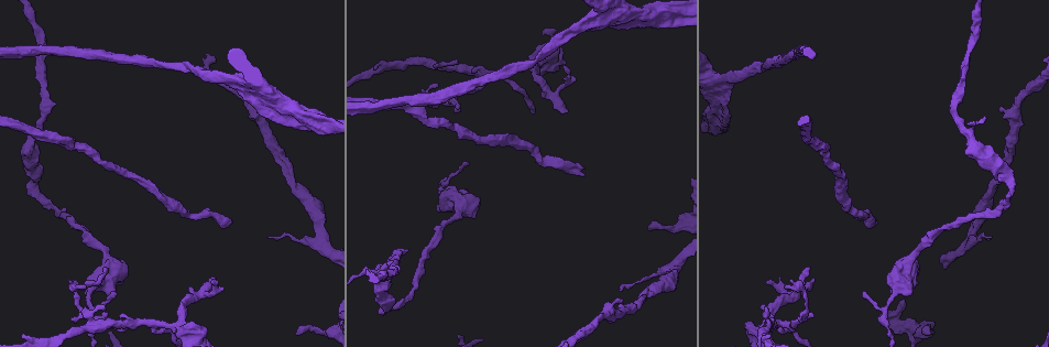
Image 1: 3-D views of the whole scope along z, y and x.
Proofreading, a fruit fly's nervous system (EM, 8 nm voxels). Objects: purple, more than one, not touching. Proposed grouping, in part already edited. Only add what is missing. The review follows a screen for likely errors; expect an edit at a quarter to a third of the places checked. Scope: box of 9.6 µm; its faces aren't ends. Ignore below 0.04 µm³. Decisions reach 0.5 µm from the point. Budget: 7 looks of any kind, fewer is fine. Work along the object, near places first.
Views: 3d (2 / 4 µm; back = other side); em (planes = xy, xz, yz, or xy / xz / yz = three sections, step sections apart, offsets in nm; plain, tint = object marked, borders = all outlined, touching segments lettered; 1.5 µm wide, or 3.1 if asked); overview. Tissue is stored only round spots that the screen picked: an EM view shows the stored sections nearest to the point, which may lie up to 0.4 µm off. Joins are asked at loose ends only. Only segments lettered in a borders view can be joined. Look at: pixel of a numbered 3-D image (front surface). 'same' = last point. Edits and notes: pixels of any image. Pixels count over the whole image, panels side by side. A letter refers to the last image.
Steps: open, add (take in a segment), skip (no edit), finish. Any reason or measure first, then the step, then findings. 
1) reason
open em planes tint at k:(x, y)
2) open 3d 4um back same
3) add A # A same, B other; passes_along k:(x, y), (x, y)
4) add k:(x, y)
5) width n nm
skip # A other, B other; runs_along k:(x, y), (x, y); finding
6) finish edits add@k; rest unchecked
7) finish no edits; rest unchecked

free end
open 3d 2um at 1:(117, 293)

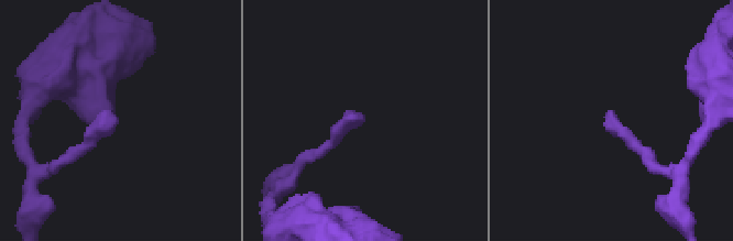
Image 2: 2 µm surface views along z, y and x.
shape alone is not enough
open em yz step 4 tint at 2:(608, 120)

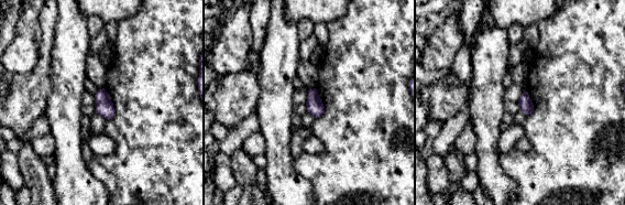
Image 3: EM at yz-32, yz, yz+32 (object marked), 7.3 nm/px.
another direction
open em planes borders same

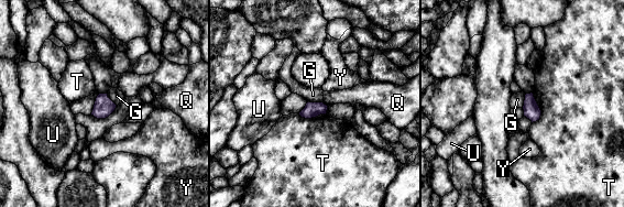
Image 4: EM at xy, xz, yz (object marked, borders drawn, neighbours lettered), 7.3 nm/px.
skip # G other, Q other, T other, U other, Y other; border 4:(308, 100), (324, 102), (328, 106); no lettered segment goes on from it

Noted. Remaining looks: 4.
branch stops here
open em yz step 4 tint at 1:(104, 267)

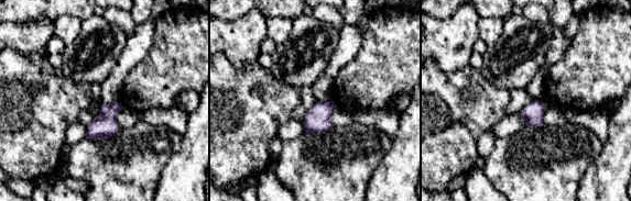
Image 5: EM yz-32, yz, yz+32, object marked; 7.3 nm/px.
cut it another way
open em planes borders same

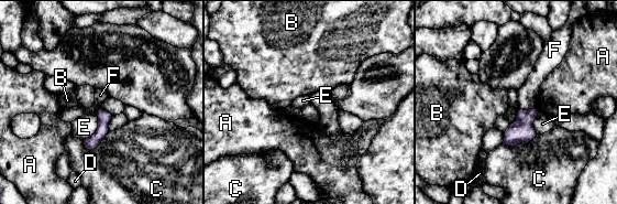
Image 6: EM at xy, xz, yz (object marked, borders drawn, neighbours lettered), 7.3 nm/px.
longest_contact E 280 nm
skip # A other, B other, C other, D other, E other, F other; runs_along 6:(106, 114), (103, 128), (89, 147); none of them fits

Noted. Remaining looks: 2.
an open end
open 3d 4um at 1:(278, 121)

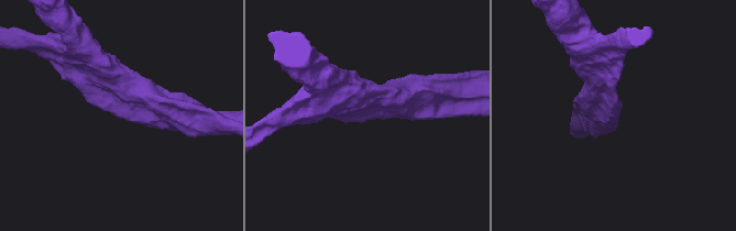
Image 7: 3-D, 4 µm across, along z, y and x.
open em planes borders at 7:(117, 114)

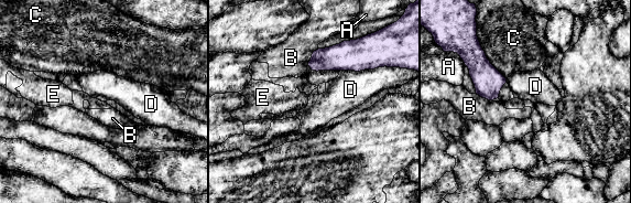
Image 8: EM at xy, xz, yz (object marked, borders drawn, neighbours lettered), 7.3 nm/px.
longest_contact C 460 nm
skip # A other, B other, C other, D other, E other; border 8:(318, 49), (313, 52), (307, 64); none of them fits

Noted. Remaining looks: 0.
finish no edits; rest unchecked

